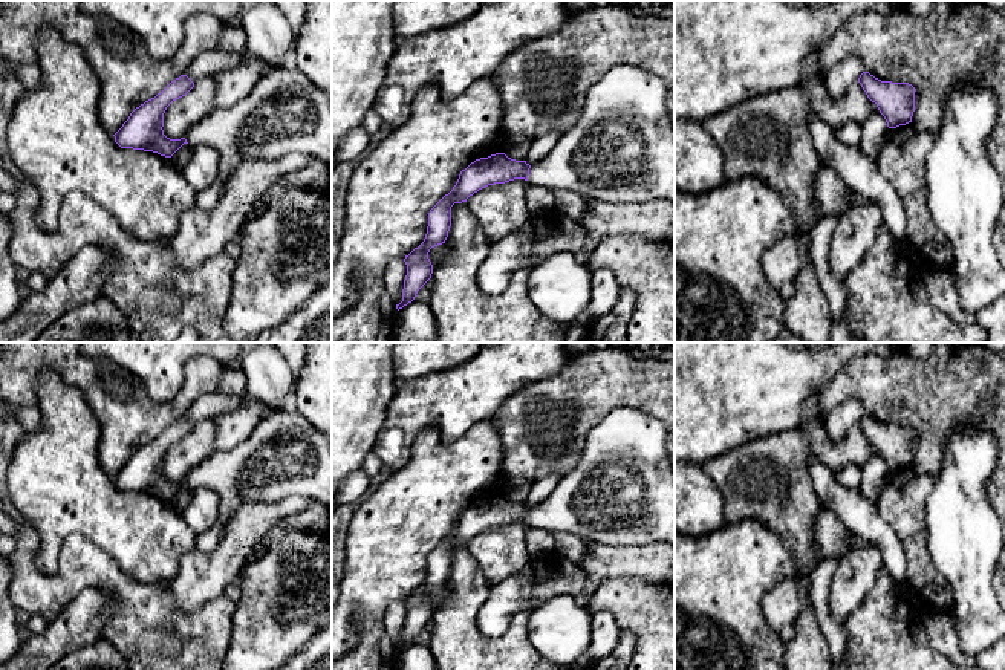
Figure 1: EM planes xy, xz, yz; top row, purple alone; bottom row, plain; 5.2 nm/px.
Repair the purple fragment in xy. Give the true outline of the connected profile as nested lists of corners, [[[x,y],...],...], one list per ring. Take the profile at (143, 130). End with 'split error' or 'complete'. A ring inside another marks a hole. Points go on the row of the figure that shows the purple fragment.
[[[294,63],[266,70],[236,104],[213,110],[181,139],[164,135],[167,107],[194,83],[181,75],[161,93],[136,107],[113,135],[121,148],[171,158],[184,144],[207,145],[220,156],[219,174],[197,193],[196,207],[211,210],[223,185],[243,161],[304,153],[332,165],[332,101]]]; split error

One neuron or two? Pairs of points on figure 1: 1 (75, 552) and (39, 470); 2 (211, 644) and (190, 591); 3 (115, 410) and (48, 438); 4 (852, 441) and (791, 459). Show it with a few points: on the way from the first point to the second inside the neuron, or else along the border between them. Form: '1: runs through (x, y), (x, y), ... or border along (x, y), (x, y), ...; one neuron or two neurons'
1: border along (101, 548), (71, 533), (55, 569); two neurons
2: border along (170, 585), (173, 601), (187, 612), (224, 592); two neurons
3: border along (77, 387), (98, 421), (100, 442), (97, 455); two neurons
4: border along (797, 429), (806, 439), (811, 453); two neurons

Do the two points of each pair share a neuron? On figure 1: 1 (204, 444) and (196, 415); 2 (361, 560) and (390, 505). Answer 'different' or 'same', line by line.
1: different
2: same

